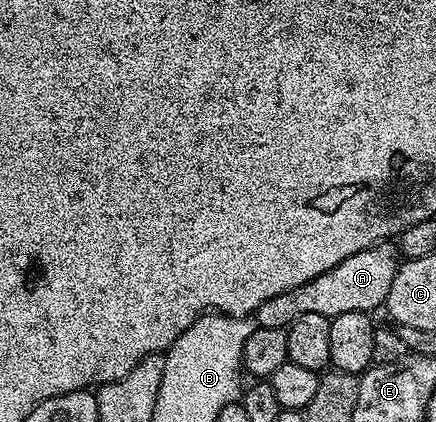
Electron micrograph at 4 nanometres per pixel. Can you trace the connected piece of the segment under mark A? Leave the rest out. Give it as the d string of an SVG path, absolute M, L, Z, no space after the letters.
M391 241L380 242L377 246L371 246L362 252L354 252L354 256L346 256L346 260L342 260L342 264L334 264L334 268L330 268L330 272L322 272L322 276L314 276L314 280L310 280L290 292L282 292L282 296L274 296L270 300L266 300L266 304L262 304L255 312L257 326L283 330L304 313L317 313L334 319L342 316L342 312L376 312L379 306L381 309L387 303L390 284L394 284L396 269L400 267L401 263L399 257L392 258L392 245Z

